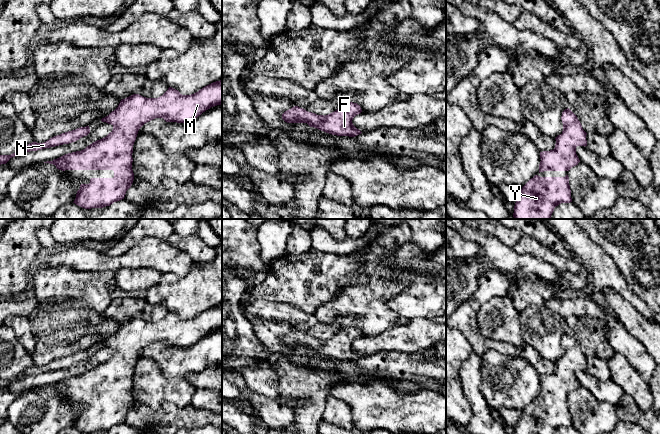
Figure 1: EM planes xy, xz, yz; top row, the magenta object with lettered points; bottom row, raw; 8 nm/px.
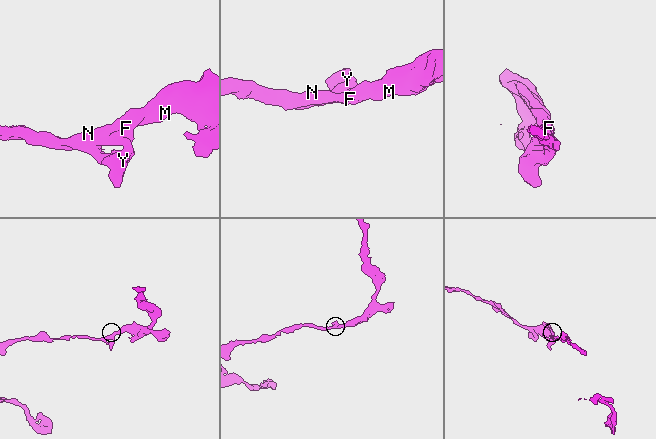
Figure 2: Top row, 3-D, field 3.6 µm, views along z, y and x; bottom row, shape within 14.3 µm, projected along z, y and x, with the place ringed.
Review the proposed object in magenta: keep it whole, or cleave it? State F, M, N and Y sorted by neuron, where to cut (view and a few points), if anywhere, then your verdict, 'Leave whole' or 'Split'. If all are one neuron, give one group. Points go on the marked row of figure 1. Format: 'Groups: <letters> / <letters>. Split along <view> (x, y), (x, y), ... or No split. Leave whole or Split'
Groups: F M N Y. No split. Leave whole

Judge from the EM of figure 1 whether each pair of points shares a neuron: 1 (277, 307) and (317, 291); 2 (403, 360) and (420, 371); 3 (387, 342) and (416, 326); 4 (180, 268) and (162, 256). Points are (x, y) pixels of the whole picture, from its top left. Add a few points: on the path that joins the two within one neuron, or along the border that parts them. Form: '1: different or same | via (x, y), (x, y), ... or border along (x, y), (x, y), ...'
1: different | border along (264, 299), (294, 304), (308, 314)
2: same | via (407, 364), (416, 367)
3: same | via (394, 340), (403, 339), (409, 333)
4: same | via (176, 263), (171, 258), (167, 258)

